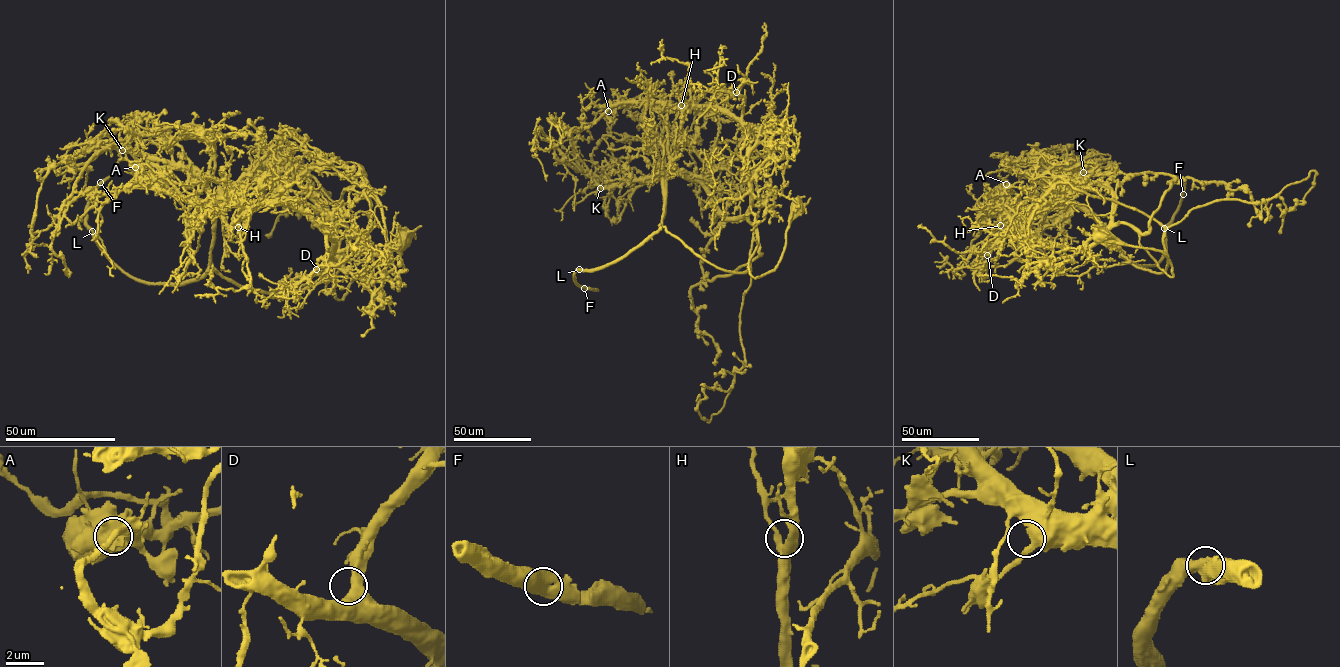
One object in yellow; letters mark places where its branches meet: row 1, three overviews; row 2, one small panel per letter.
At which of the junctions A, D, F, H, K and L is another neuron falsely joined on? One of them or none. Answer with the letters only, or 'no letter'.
A

